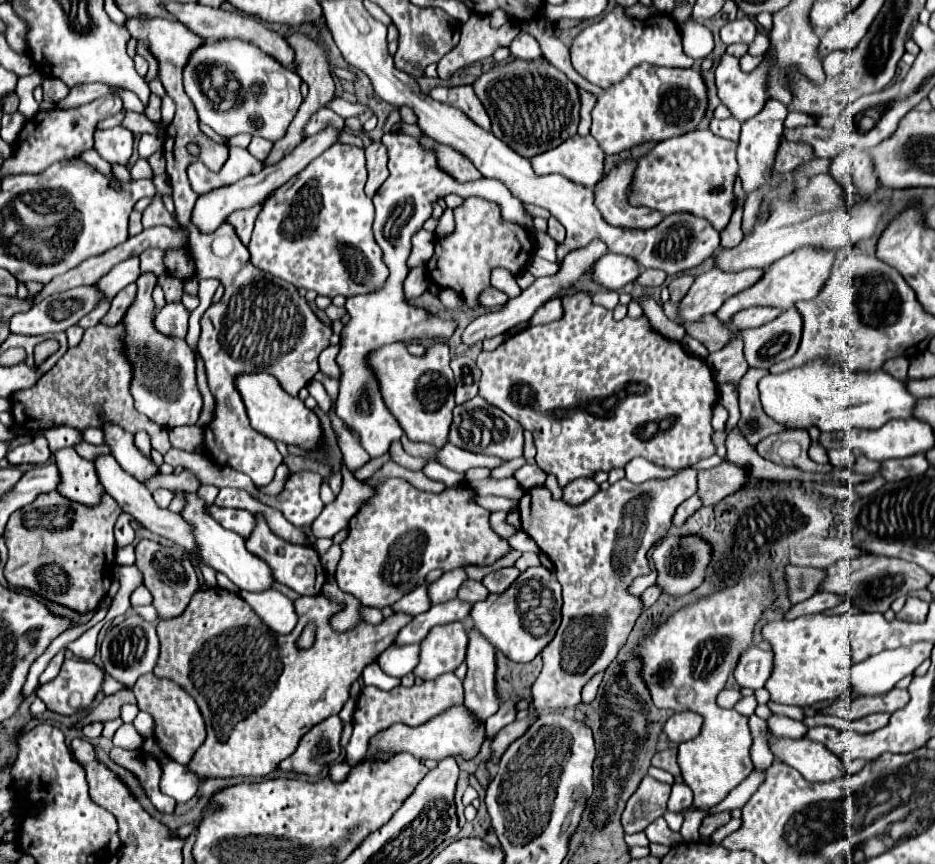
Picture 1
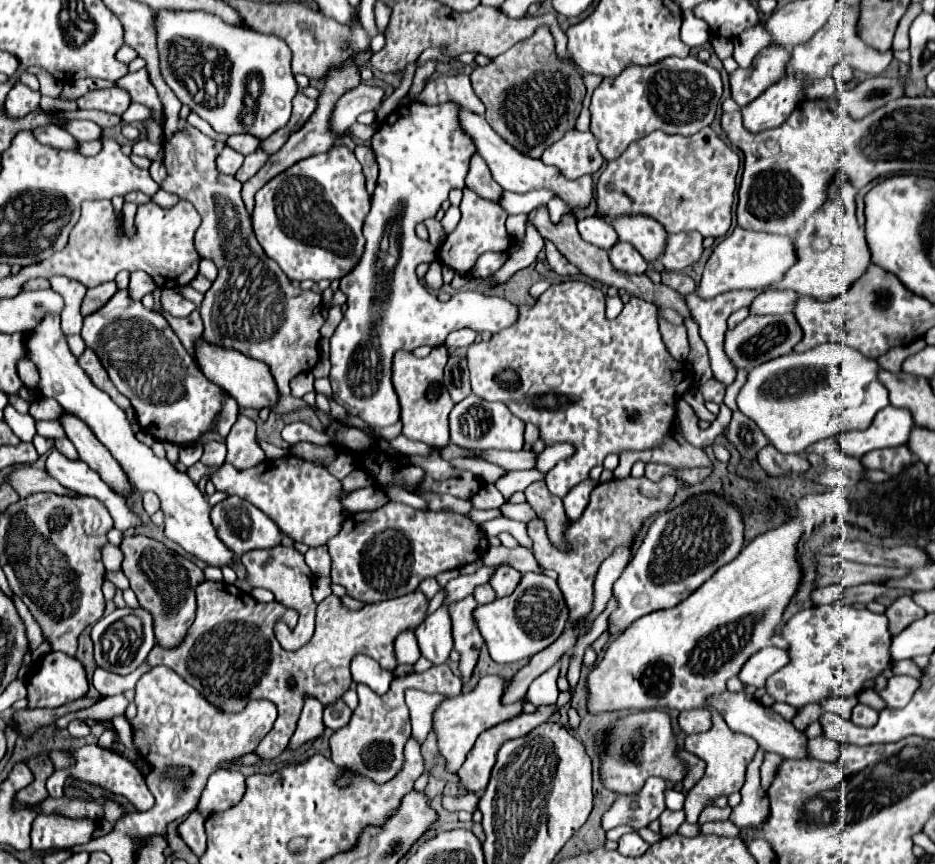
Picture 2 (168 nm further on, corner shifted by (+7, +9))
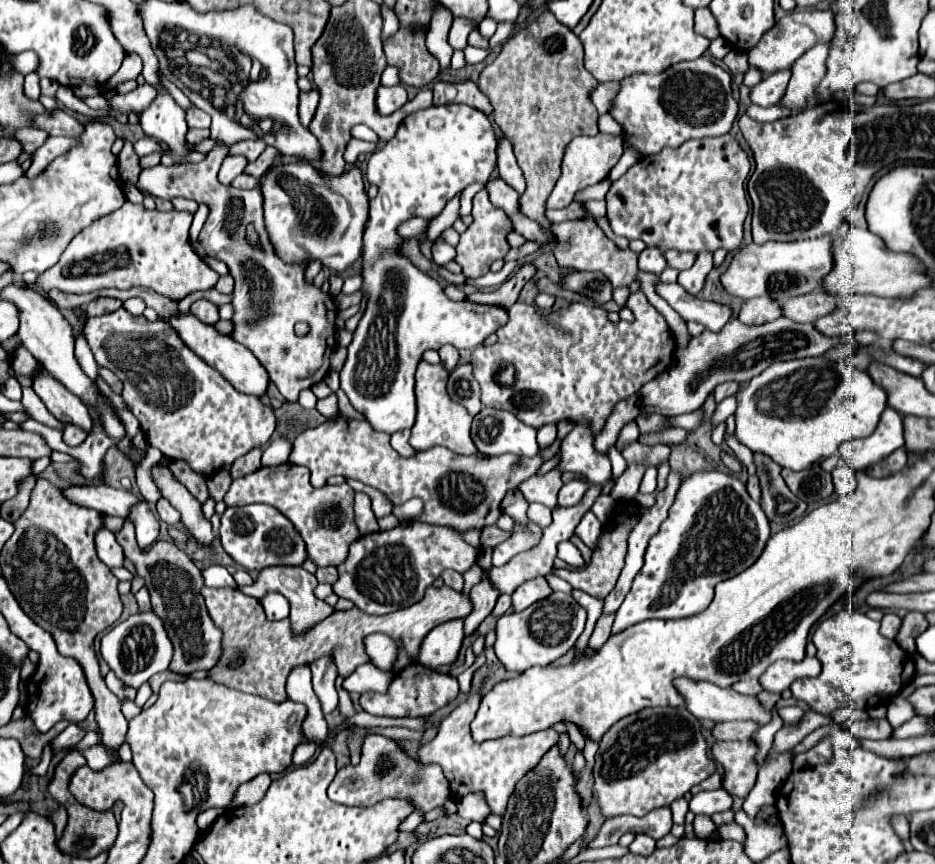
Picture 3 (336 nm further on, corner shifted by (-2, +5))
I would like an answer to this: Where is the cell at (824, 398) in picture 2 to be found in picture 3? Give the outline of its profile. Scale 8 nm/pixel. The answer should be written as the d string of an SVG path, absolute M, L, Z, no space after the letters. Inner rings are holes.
M822 356L778 362L770 364L770 368L766 368L760 376L754 376L738 394L736 436L752 452L770 456L782 468L802 470L834 454L846 440L870 436L870 432L874 432L874 428L878 426L884 408L888 406L886 400L886 390L874 384L868 372L852 368L846 362L830 362Z

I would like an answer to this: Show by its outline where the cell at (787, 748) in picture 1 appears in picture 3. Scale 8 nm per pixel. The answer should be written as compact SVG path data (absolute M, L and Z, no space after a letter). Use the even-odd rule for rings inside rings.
M688 678L674 680L674 686L686 700L686 710L692 712L698 720L712 720L712 722L726 722L726 720L754 720L758 726L766 726L772 720L772 710L764 708L756 696L744 696L734 692L732 688L718 688L710 682L694 682Z

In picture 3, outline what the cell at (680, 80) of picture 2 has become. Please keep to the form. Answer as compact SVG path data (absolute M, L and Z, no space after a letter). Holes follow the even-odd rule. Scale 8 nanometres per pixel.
M704 56L696 60L684 60L660 74L632 74L630 78L624 78L620 82L618 94L612 100L610 116L622 126L622 136L632 150L636 150L640 156L658 154L662 148L678 148L686 140L728 134L734 118L738 116L738 102L732 96L730 84L732 76L712 60Z

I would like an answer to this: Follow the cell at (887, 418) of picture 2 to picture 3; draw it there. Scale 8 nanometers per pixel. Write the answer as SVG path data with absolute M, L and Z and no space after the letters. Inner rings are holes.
M886 408L886 420L882 420L878 424L878 428L874 430L872 436L868 438L856 438L856 440L848 440L840 446L840 454L842 458L848 462L850 468L854 470L866 470L870 464L876 464L880 460L884 460L886 456L890 456L896 448L904 446L904 418L902 414L898 414L894 408Z

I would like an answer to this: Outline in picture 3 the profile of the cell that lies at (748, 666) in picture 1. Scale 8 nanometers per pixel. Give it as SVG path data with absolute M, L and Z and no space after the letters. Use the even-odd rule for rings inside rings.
M804 658L800 662L778 660L760 676L760 684L764 690L780 694L782 690L790 688L794 680L804 676L818 676L818 674L820 674L820 662L816 658Z

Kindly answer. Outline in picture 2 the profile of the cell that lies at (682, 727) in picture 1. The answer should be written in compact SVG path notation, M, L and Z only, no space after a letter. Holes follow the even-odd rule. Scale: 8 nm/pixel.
M693 708L693 710L683 710L679 714L679 726L683 732L693 734L693 732L707 732L711 728L711 712L707 708Z

